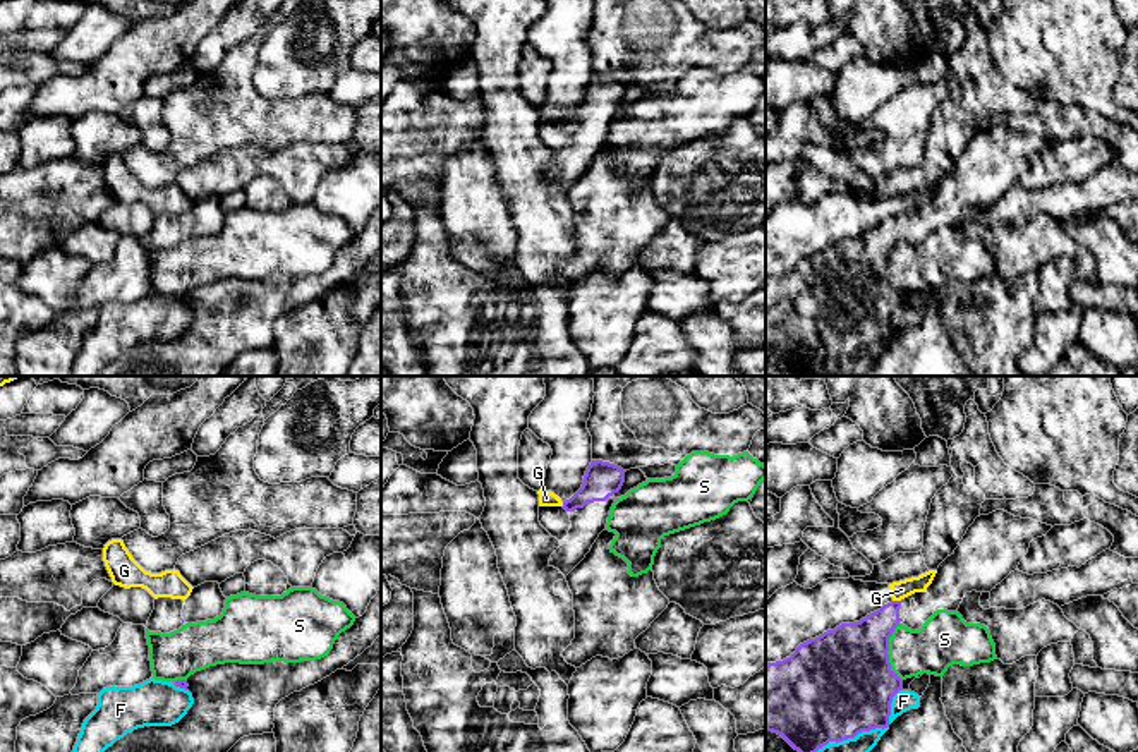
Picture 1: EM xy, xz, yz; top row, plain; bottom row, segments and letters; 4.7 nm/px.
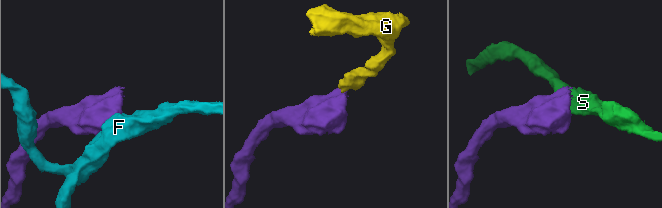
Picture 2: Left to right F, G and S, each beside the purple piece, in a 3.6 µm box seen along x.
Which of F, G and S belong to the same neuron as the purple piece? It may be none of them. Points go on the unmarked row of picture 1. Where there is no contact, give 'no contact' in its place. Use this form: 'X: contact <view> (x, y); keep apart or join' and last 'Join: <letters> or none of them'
F: contact yz (879, 342); keep apart
G: contact yz (896, 217); keep apart
S: contact yz (886, 268); keep apart
Join: none of them

